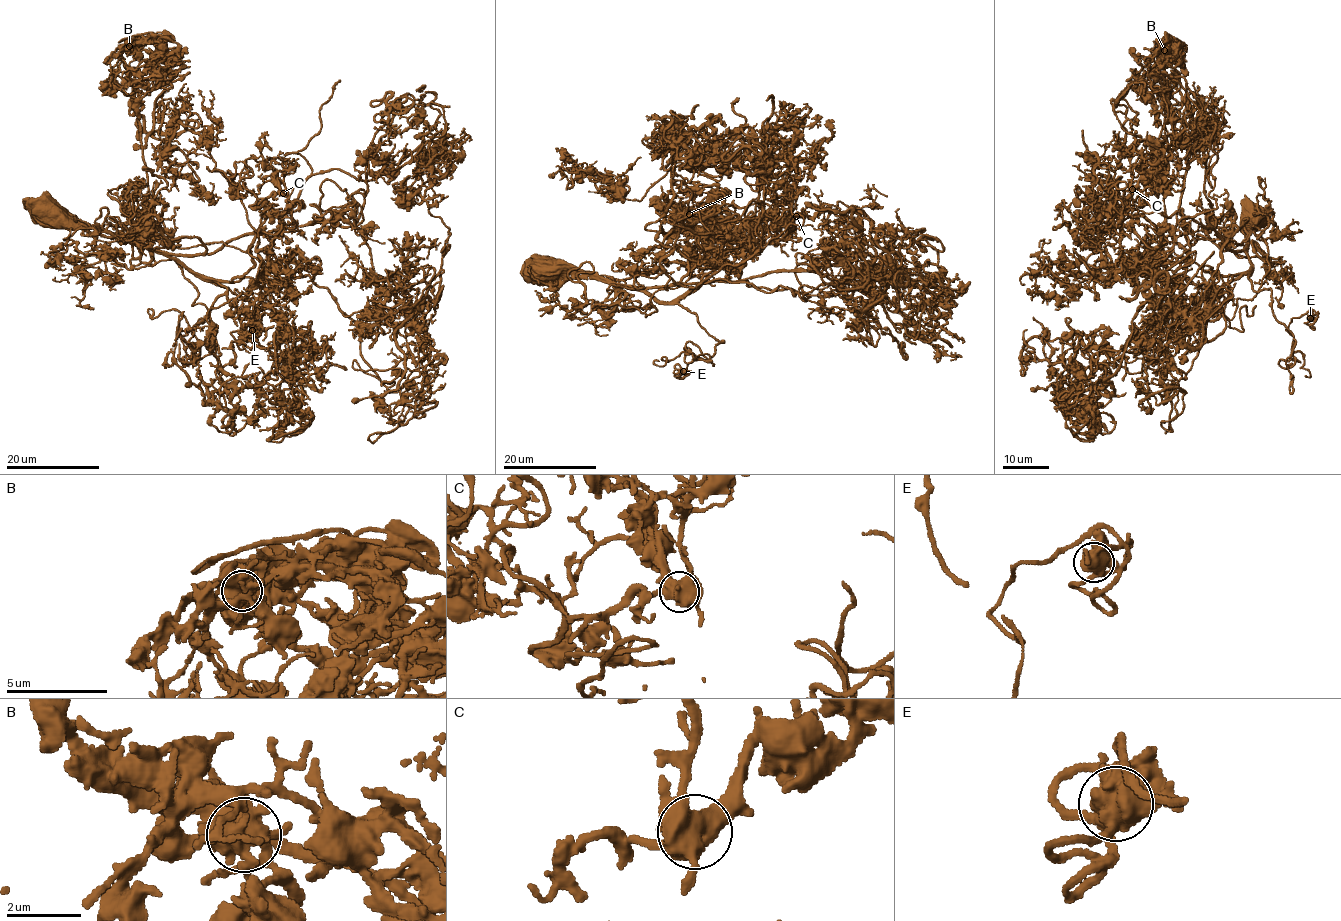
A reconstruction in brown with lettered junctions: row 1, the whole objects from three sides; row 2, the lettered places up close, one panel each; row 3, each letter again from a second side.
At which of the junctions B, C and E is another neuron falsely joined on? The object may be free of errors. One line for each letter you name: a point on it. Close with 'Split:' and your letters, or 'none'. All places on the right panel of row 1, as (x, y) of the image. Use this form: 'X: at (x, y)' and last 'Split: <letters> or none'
Split: none

